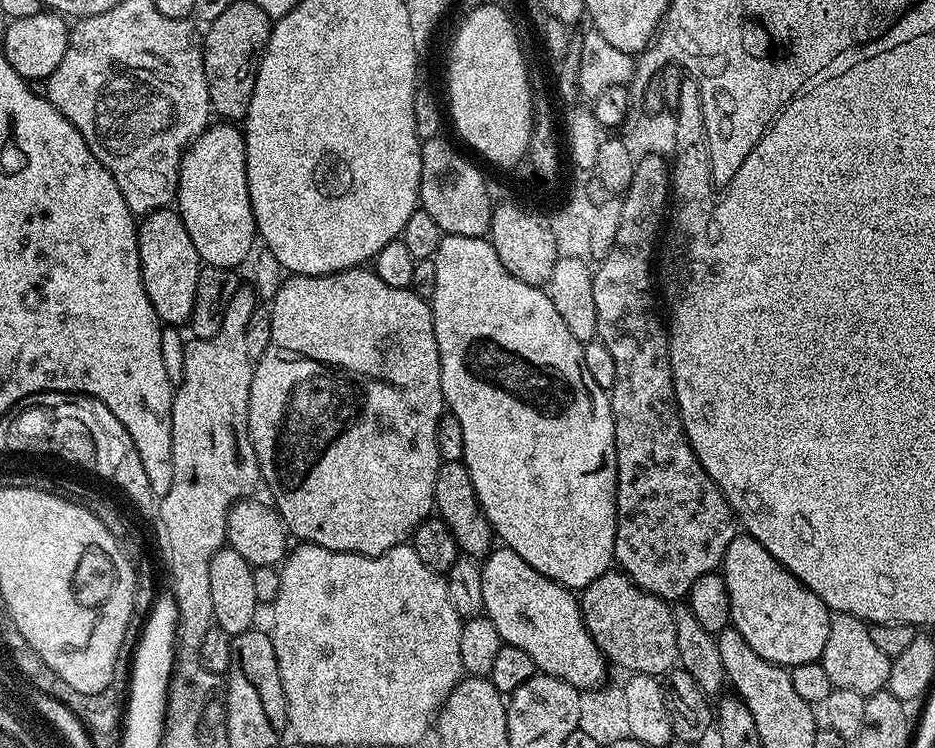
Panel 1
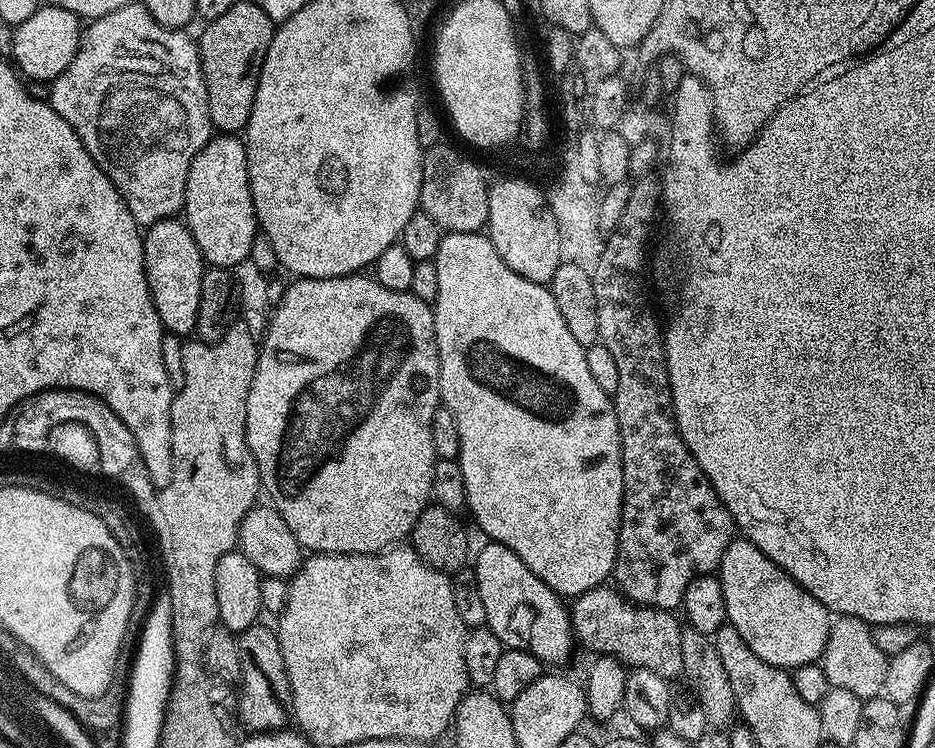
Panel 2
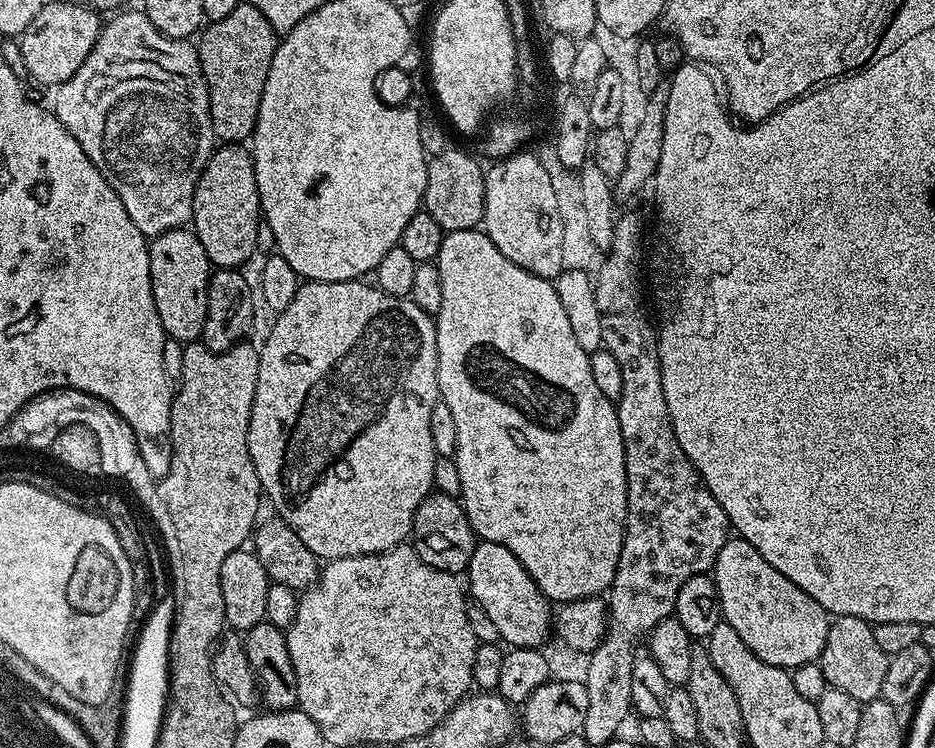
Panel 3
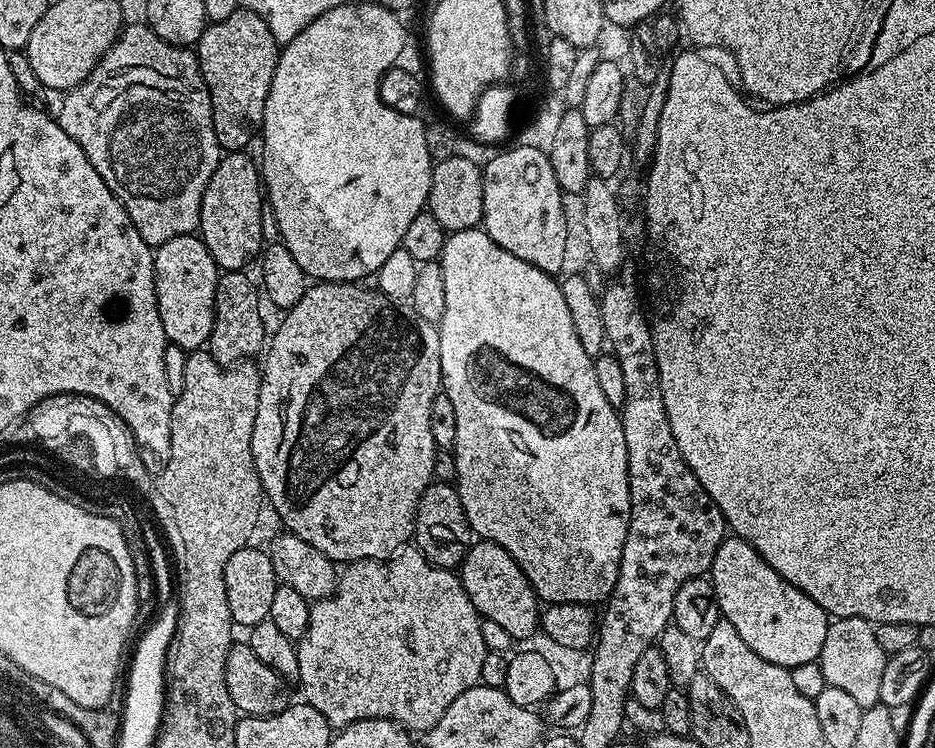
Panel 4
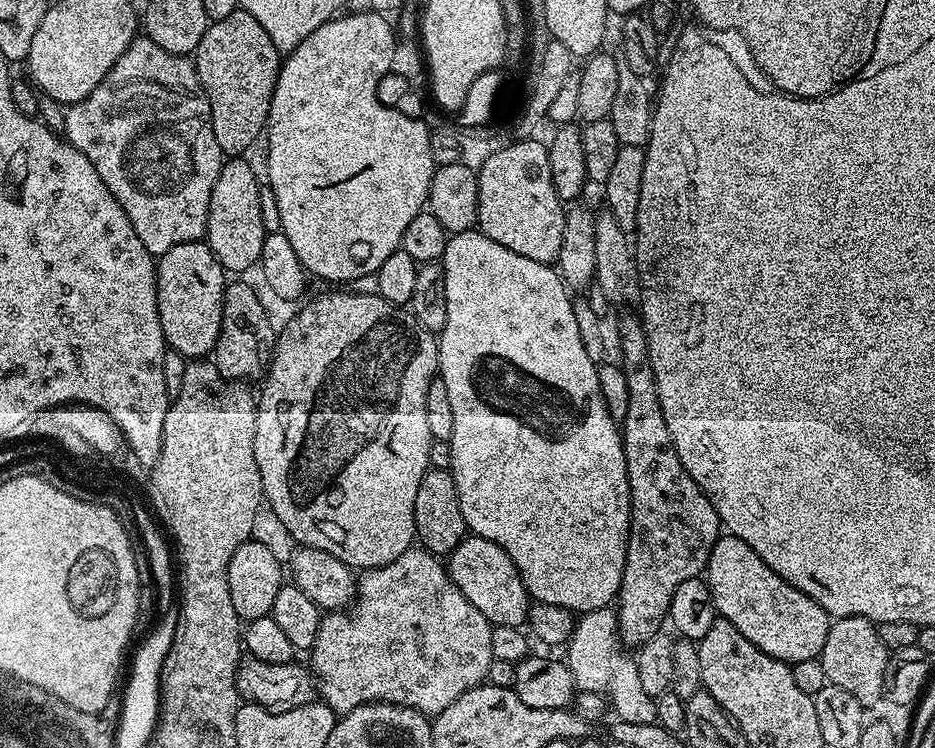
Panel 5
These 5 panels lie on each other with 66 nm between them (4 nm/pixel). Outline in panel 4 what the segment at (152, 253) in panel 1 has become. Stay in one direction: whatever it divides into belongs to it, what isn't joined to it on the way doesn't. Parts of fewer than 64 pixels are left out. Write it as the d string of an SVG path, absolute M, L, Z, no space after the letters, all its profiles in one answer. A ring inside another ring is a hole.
M199 235L170 238L155 249L152 261L156 275L156 301L162 318L162 330L169 345L185 350L200 350L214 330L216 277L218 269L210 250Z

